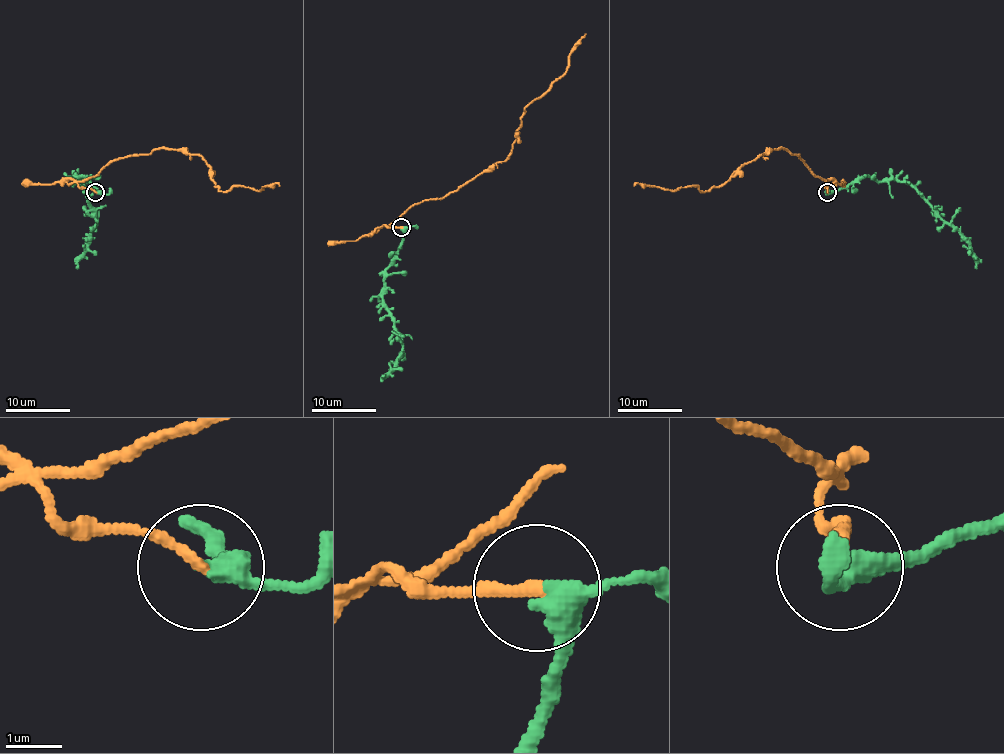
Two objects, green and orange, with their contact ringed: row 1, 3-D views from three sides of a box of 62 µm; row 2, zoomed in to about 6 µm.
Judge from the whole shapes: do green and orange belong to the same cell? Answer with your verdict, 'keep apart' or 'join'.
keep apart

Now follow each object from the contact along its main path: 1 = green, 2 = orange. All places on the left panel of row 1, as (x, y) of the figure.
1: (96, 193), (84, 177), (79, 177), (96, 227), (76, 268)
2: (96, 192), (78, 184), (110, 162), (154, 149), (198, 154), (222, 192), (279, 185)

